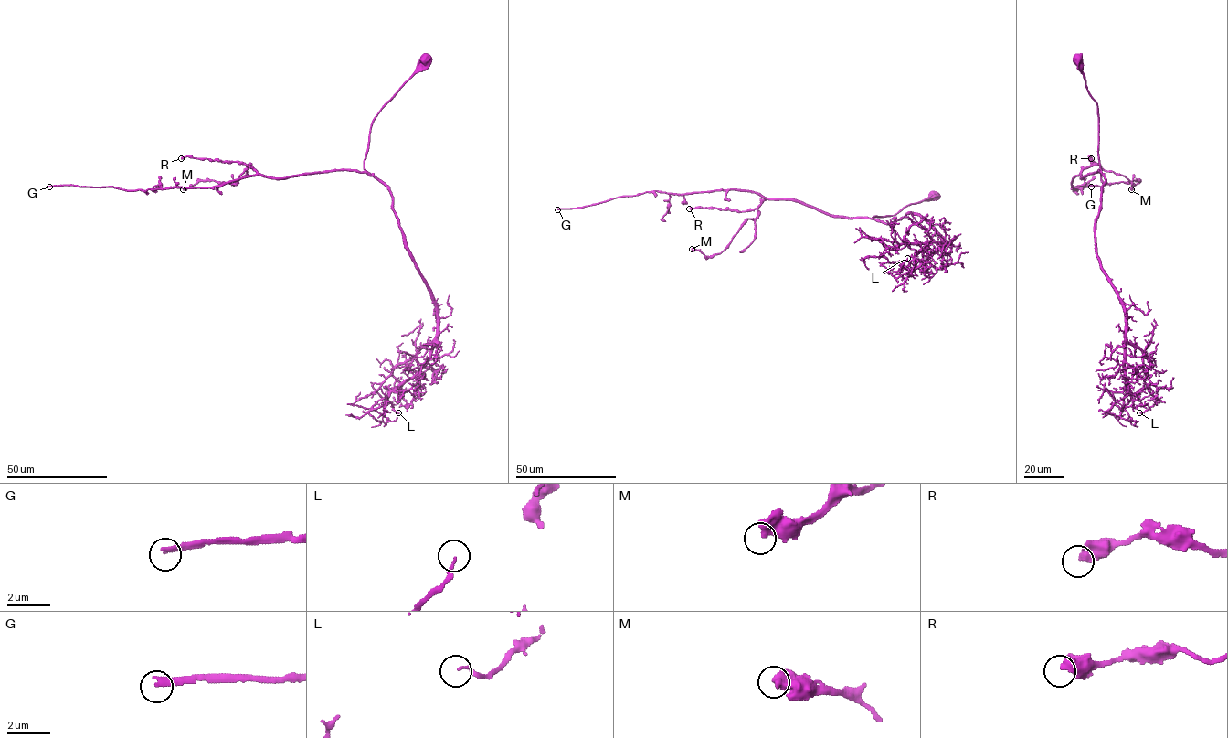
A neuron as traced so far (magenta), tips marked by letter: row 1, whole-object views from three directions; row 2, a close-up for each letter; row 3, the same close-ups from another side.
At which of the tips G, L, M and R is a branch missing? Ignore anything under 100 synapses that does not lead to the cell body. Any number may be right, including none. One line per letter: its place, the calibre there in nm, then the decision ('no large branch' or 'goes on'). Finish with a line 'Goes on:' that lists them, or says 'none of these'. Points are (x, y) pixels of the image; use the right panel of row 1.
G: (1091, 187) | 280 nm | goes on
L: (1139, 412) | 130 nm | no large branch
M: (1131, 189) | 550 nm | no large branch
R: (1091, 158) | 480 nm | no large branch
Goes on: G

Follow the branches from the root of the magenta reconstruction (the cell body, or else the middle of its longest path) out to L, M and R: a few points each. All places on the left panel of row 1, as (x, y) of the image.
L: (425, 58), (373, 121), (364, 162), (389, 192), (404, 247), (437, 312), (435, 338), (373, 385), (398, 412)
M: (425, 58), (373, 121), (365, 171), (273, 177), (262, 176), (249, 165), (235, 183), (201, 180), (183, 189)
R: (425, 58), (373, 121), (365, 171), (333, 170), (273, 177), (260, 176), (236, 162), (181, 158)

